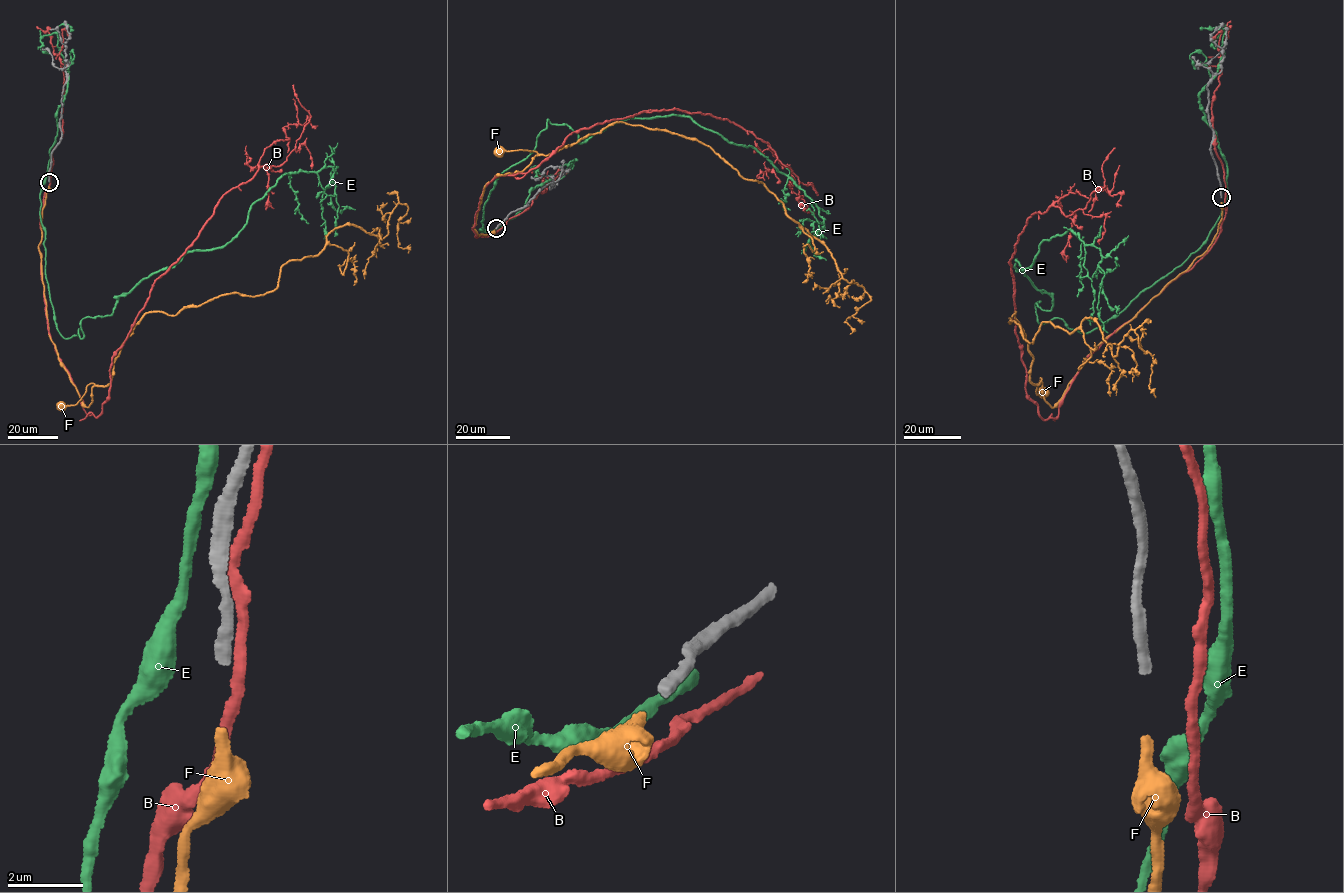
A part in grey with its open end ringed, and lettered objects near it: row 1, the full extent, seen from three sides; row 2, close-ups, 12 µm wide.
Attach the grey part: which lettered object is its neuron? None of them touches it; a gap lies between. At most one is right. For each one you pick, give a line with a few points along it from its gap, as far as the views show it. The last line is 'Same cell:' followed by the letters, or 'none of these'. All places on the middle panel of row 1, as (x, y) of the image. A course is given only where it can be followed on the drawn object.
F: course (494, 230), (479, 236), (473, 225), (484, 187), (496, 175), (520, 172), (540, 155), (502, 148), (500, 151)
Same cell: F

